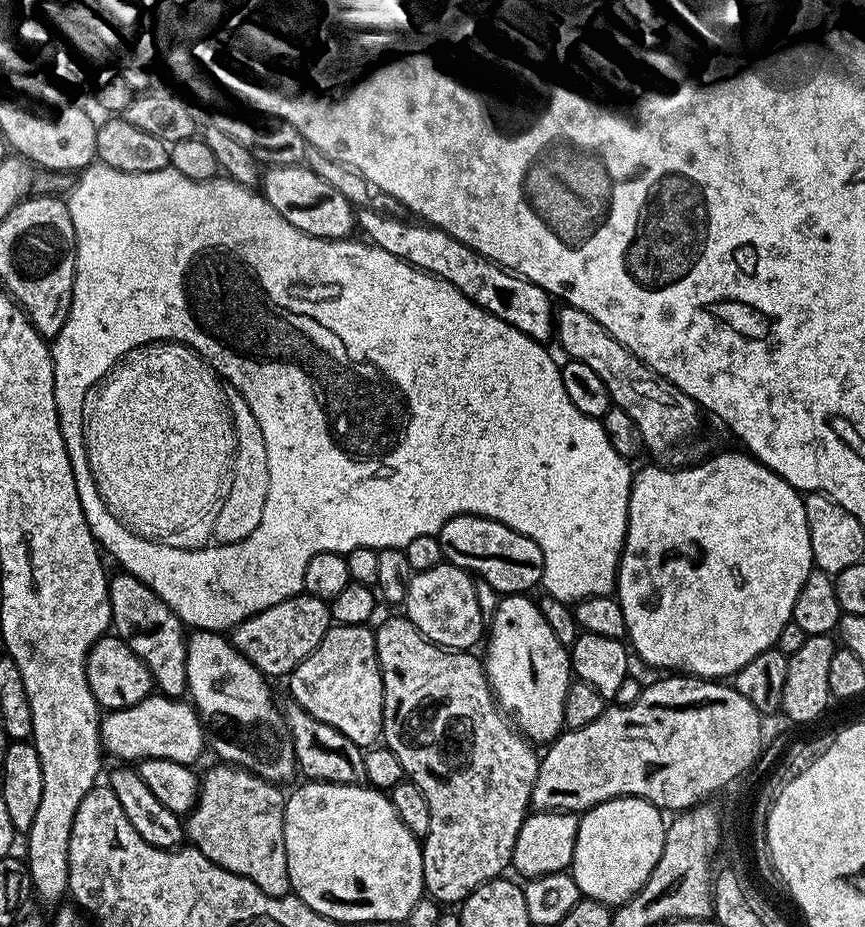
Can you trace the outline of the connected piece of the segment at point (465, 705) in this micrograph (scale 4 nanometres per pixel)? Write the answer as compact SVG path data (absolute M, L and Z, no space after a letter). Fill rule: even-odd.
M407 615L392 616L380 625L375 625L376 653L382 674L384 687L384 734L383 743L402 762L405 777L412 780L426 794L426 806L430 806L430 820L512 820L516 829L522 826L524 817L529 815L534 790L534 778L538 778L540 756L535 752L533 741L529 740L523 732L514 731L513 725L502 715L488 686L488 676L479 655L468 650L449 650L438 644L432 644L420 631L410 623Z

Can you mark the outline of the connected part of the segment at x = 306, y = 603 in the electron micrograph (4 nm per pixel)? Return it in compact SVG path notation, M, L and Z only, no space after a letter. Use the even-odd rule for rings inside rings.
M301 594L291 596L250 618L231 629L230 641L250 663L268 678L281 676L287 678L292 675L298 665L326 638L329 628L332 627L332 610L329 601Z

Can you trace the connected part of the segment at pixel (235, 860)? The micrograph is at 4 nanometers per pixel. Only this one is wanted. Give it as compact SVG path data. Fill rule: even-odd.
M219 766L203 773L200 795L196 806L187 813L188 836L191 847L197 848L210 862L254 882L258 890L271 896L287 896L290 892L290 874L286 870L286 842L284 841L284 802L285 793L275 783L263 780L260 776L244 768Z

